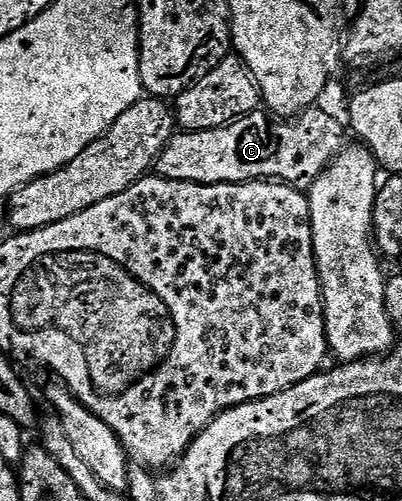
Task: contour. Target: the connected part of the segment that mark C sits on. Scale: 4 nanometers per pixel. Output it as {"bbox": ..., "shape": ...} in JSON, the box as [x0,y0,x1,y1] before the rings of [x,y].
{"bbox":[156,106,346,186],"shape":[[[314,106],[296,118],[270,118],[264,111],[258,110],[251,116],[241,116],[232,124],[224,124],[215,130],[178,131],[170,138],[161,152],[161,157],[157,159],[156,175],[168,180],[196,184],[245,184],[249,180],[267,180],[294,186],[314,184],[330,162],[341,153],[343,147],[341,139],[346,132],[343,124],[341,129],[340,122],[331,113],[320,112],[319,109],[320,107]]]}

